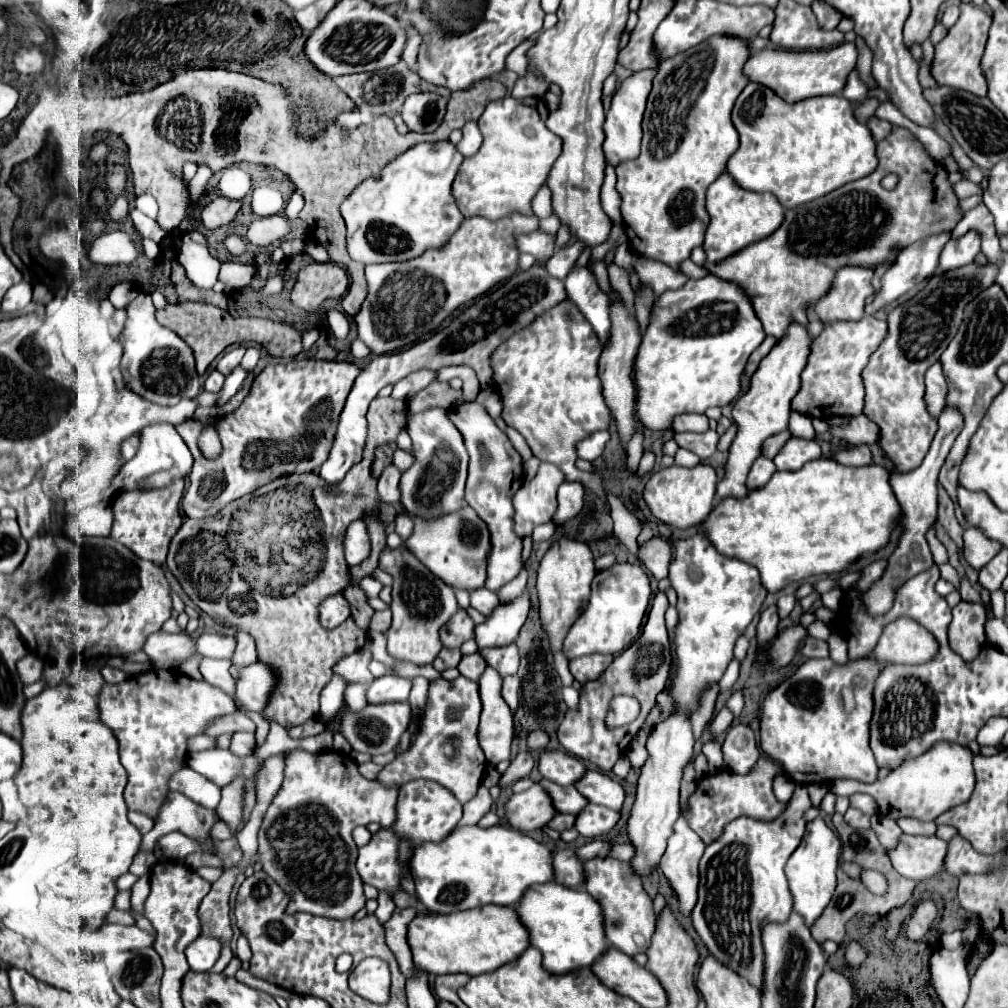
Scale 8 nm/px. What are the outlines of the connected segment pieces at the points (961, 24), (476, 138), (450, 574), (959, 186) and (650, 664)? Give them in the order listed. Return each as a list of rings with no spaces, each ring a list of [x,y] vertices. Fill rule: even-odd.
[[[960,3],[958,21],[948,29],[948,35],[936,45],[936,51],[934,51],[932,77],[940,85],[946,85],[952,89],[962,89],[962,91],[974,93],[978,97],[986,97],[988,83],[982,75],[980,57],[982,57],[984,47],[986,47],[990,25],[992,25],[992,17],[986,11],[982,11],[980,7],[970,5],[970,3]]]
[[[468,121],[468,123],[462,127],[462,133],[464,133],[464,139],[458,143],[458,151],[460,151],[464,157],[470,157],[474,151],[480,149],[480,145],[482,145],[482,133],[480,133],[476,121]]]
[[[402,507],[404,515],[408,515],[414,523],[412,535],[406,539],[406,547],[446,585],[454,589],[474,591],[484,587],[486,581],[486,559],[490,553],[490,535],[486,523],[476,515],[472,507],[460,509],[458,513],[448,513],[436,517],[434,521],[422,521],[422,517],[414,517],[414,513]]]
[[[964,179],[954,184],[953,189],[959,200],[959,205],[961,200],[966,199],[972,195],[983,195],[984,192],[979,184]]]
[[[660,591],[654,597],[652,609],[648,613],[646,625],[642,629],[642,635],[638,637],[638,641],[634,641],[622,655],[614,657],[612,665],[606,669],[606,673],[602,673],[602,677],[598,677],[596,681],[588,681],[582,685],[582,693],[580,693],[580,703],[576,709],[568,709],[564,721],[558,727],[558,741],[562,743],[562,747],[600,767],[602,771],[612,771],[614,763],[624,755],[628,743],[634,739],[634,735],[642,729],[646,717],[650,715],[654,703],[656,703],[656,695],[668,687],[670,677],[672,677],[672,655],[670,655],[670,637],[664,625],[664,613],[668,609],[668,599],[666,595]],[[618,693],[624,695],[632,695],[640,701],[642,705],[642,713],[640,717],[626,725],[626,727],[616,727],[616,729],[606,729],[604,725],[604,717],[608,713],[608,705],[610,699]]]

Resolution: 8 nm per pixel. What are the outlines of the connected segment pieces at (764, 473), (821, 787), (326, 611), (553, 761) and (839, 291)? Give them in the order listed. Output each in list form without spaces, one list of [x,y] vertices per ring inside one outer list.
[[[758,457],[754,461],[754,465],[750,467],[750,473],[748,473],[748,481],[746,481],[746,487],[752,491],[752,489],[758,489],[762,487],[770,477],[772,473],[776,473],[776,467],[770,459],[766,457]]]
[[[824,783],[808,785],[808,793],[810,793],[810,799],[812,799],[812,805],[814,805],[814,807],[820,807],[822,797],[828,793],[828,785],[824,785]]]
[[[330,595],[320,603],[320,623],[326,629],[334,629],[350,617],[350,605],[344,595]]]
[[[546,749],[540,755],[538,771],[542,777],[546,777],[558,785],[572,785],[574,781],[578,781],[584,775],[586,767],[582,765],[582,761],[578,761],[576,757],[570,757],[564,751]]]
[[[844,265],[844,269],[838,269],[834,275],[828,293],[814,305],[814,311],[826,323],[858,321],[864,315],[866,299],[874,295],[872,277],[874,269]]]

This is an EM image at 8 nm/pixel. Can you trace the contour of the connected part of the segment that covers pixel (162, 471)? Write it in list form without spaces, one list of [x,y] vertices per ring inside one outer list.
[[[152,423],[150,427],[144,427],[140,431],[140,447],[134,459],[130,459],[118,477],[112,479],[112,485],[106,489],[106,499],[110,499],[114,493],[122,489],[150,489],[150,487],[166,487],[174,483],[174,479],[188,475],[192,469],[192,453],[186,447],[186,443],[178,437],[176,429],[170,423]]]

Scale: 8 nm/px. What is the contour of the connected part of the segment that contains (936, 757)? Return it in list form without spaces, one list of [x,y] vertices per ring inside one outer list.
[[[940,741],[938,745],[932,745],[926,753],[922,753],[922,757],[914,757],[914,761],[906,761],[898,769],[890,771],[884,779],[876,779],[874,783],[838,779],[830,785],[830,791],[836,795],[846,795],[846,797],[850,797],[852,793],[868,793],[878,803],[878,813],[882,817],[934,821],[948,809],[970,799],[974,791],[972,751],[956,743]]]

